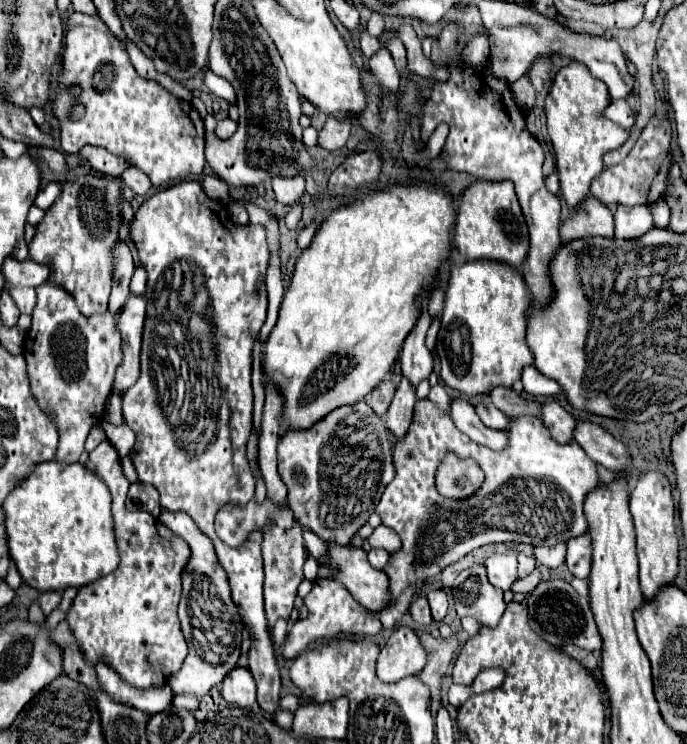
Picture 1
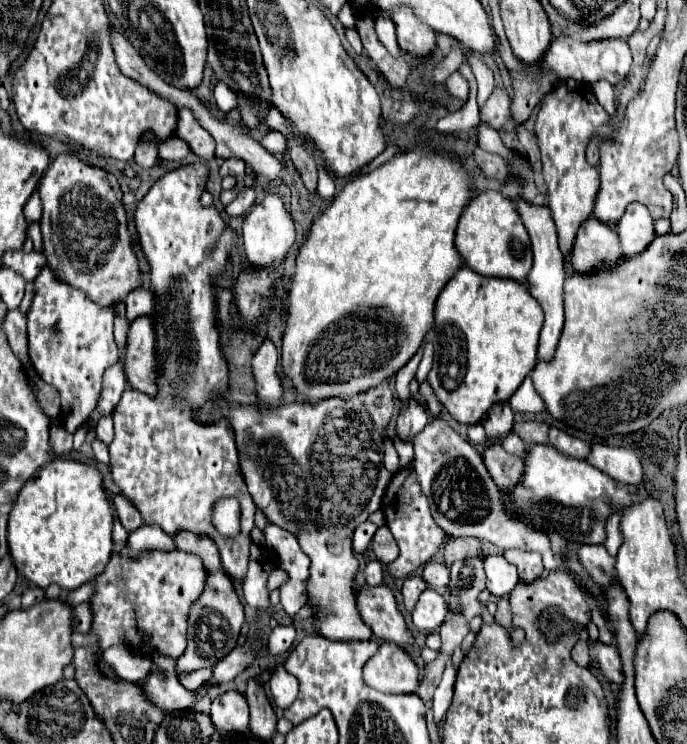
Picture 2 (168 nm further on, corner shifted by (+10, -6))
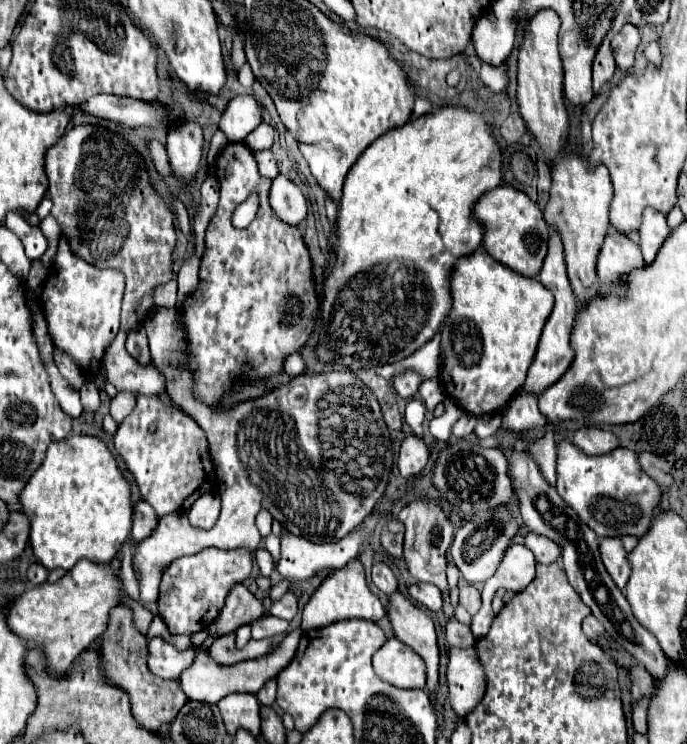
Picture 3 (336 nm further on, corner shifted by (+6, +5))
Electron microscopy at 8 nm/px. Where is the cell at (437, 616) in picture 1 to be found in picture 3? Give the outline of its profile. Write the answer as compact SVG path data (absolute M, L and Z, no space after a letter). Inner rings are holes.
M412 583L408 587L408 593L412 599L416 599L418 603L422 603L424 607L428 607L430 611L440 611L442 609L442 593L436 585L430 583Z

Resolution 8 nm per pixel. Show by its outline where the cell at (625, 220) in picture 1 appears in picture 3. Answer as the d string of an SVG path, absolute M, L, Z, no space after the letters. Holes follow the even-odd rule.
M646 207L644 217L642 217L642 227L638 231L640 235L640 247L644 253L646 263L654 263L658 249L662 247L662 241L666 241L666 237L670 235L670 227L666 223L666 217L662 213L658 213L654 207Z

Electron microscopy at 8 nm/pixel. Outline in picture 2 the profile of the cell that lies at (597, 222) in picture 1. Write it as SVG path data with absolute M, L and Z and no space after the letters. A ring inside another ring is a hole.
M590 216L590 220L584 220L582 228L578 228L574 248L570 250L568 270L572 268L574 272L590 272L602 262L614 264L622 256L624 254L620 250L616 230L610 230L608 224L602 224L598 218Z

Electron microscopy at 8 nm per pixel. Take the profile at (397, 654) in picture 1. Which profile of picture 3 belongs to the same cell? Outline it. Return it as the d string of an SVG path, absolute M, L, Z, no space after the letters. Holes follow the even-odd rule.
M396 637L388 639L384 647L372 657L374 671L380 679L402 687L402 689L422 689L426 685L424 661L408 645L400 643Z

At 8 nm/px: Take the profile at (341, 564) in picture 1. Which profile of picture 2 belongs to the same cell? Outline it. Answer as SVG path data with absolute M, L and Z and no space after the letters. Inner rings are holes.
M364 586L356 592L356 604L362 620L372 628L376 638L394 642L406 648L412 642L412 634L396 606L394 594L388 586Z

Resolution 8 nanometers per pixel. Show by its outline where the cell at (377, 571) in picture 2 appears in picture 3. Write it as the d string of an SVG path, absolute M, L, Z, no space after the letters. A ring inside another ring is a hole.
M376 563L376 565L372 567L372 581L374 581L374 585L376 585L384 595L392 595L392 593L396 593L396 589L398 589L398 579L396 579L396 575L394 575L392 569L390 569L388 565L384 565L384 563Z

